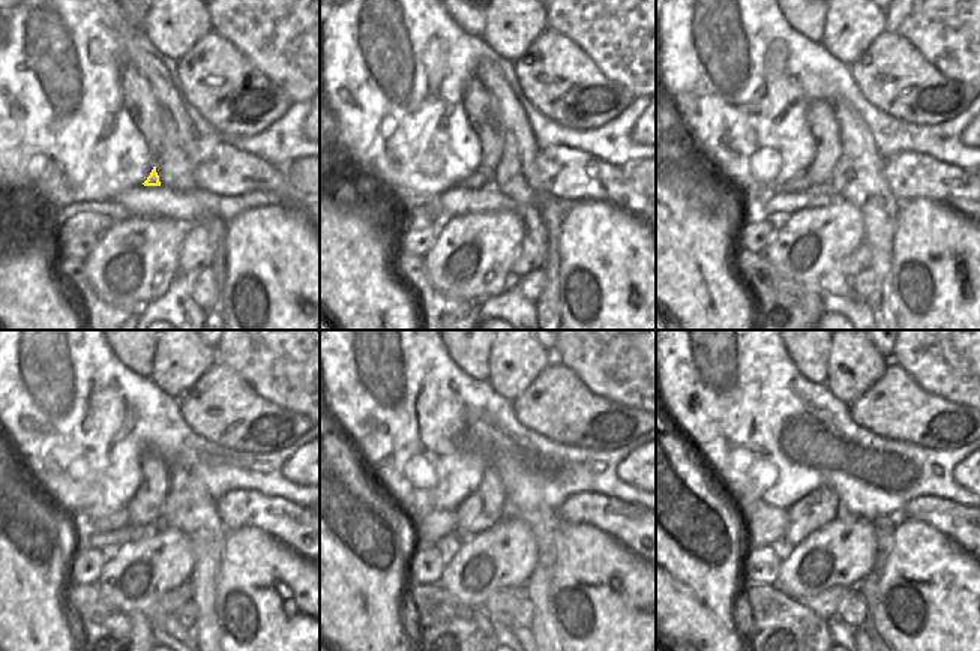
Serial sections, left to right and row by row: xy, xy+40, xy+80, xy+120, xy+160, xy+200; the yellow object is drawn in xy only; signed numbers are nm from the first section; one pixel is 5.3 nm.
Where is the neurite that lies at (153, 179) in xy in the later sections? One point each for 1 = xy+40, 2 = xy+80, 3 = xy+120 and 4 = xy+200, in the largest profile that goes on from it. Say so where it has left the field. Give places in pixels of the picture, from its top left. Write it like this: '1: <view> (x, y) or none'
1: xy+40 (476, 180)
2: xy+80 (800, 182)
3: xy+120 (119, 519)
4: xy+200 (763, 525)

